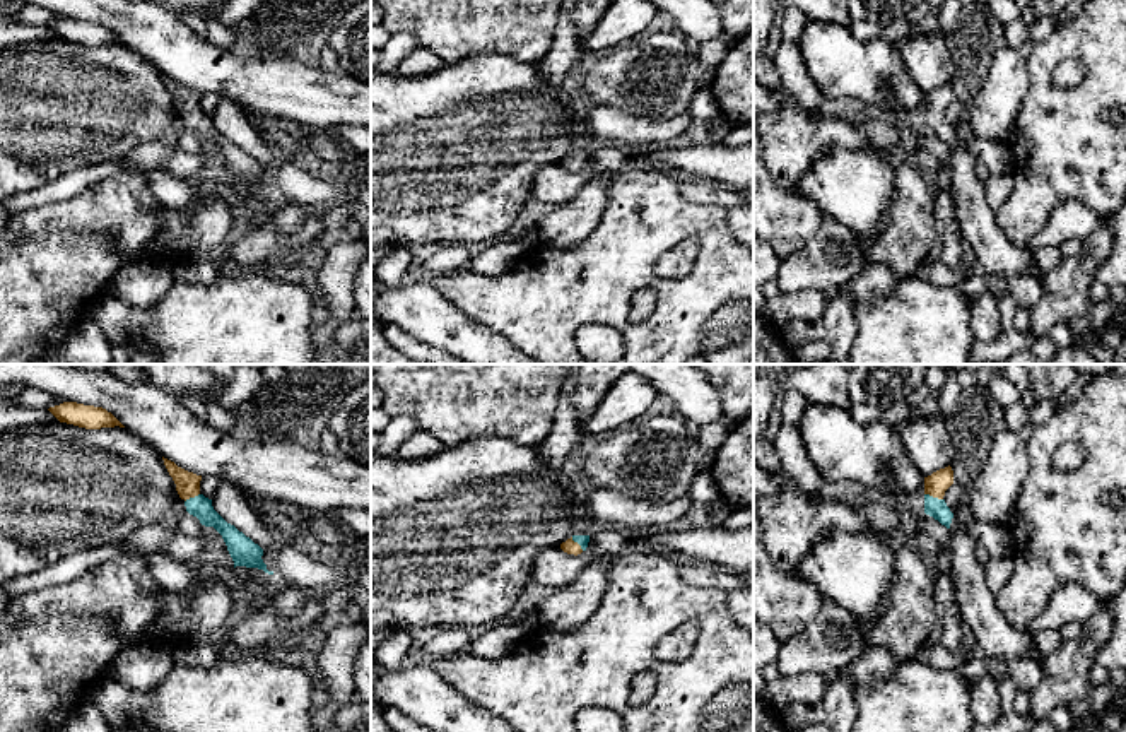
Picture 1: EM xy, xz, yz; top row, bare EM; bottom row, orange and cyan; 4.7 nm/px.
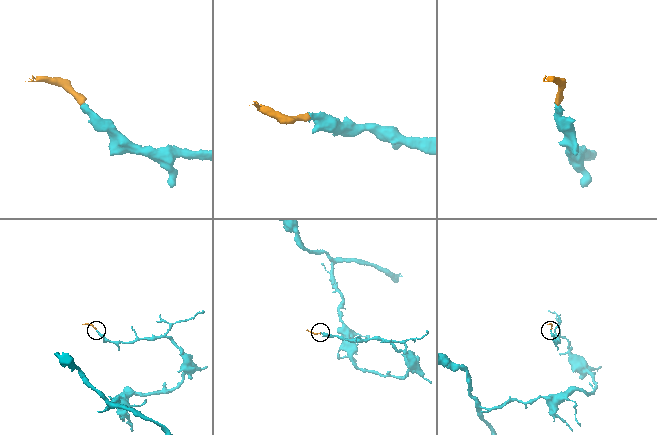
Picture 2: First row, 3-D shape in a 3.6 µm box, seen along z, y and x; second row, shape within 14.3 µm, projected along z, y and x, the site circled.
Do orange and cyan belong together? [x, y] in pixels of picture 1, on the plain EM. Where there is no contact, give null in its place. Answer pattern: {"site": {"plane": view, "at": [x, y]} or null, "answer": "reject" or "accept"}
{"site": {"plane": "yz", "at": [933, 113]}, "answer": "accept"}

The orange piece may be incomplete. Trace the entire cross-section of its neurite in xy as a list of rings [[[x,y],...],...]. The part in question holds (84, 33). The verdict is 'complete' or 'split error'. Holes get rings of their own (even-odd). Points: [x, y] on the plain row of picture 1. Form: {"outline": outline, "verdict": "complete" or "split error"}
{"outline": [[[63,19],[48,26],[60,39],[73,41],[85,46],[125,44],[111,29],[103,24]]], "verdict": "complete"}

